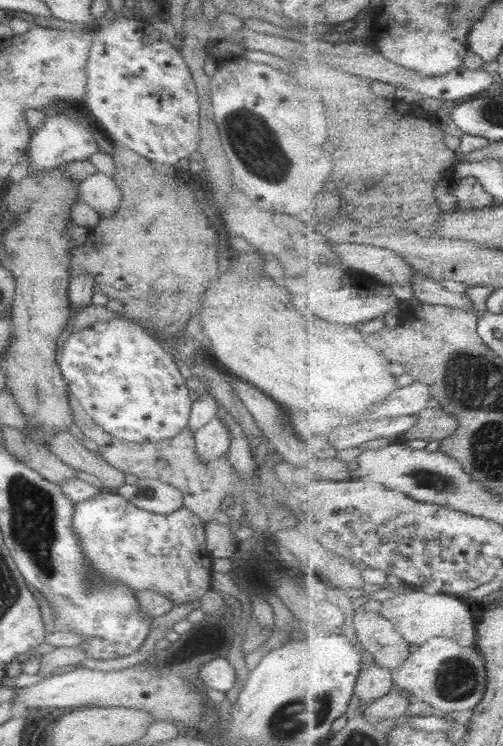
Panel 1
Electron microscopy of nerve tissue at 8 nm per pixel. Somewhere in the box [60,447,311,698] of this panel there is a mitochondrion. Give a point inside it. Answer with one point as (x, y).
(84, 582)

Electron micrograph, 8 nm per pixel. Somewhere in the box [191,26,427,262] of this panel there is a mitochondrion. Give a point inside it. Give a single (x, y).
(248, 131)

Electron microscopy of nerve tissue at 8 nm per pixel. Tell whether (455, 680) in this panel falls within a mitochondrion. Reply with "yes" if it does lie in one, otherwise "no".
yes

